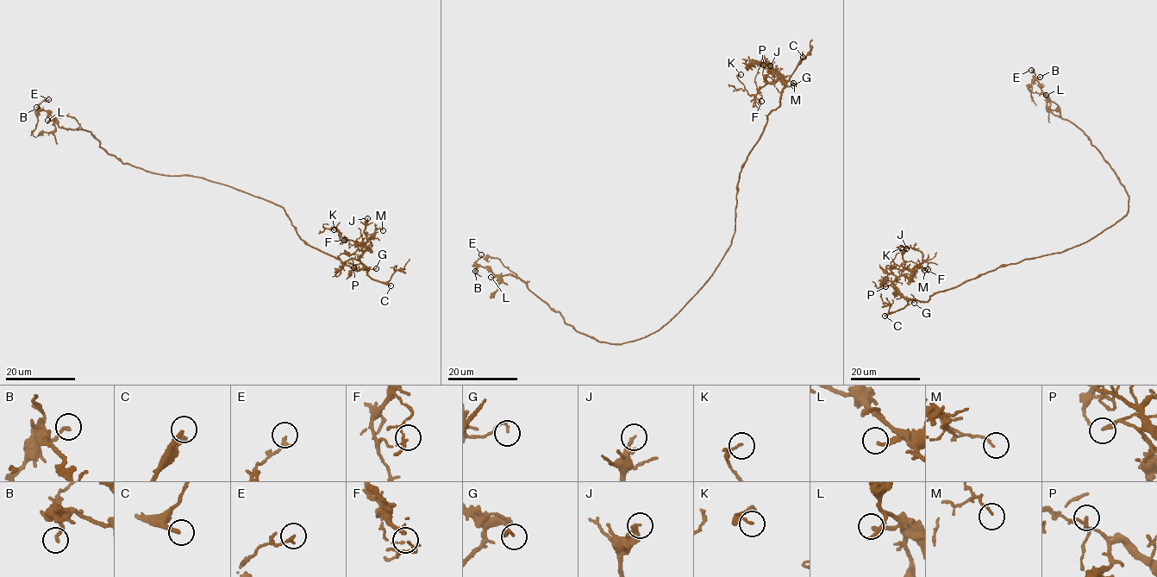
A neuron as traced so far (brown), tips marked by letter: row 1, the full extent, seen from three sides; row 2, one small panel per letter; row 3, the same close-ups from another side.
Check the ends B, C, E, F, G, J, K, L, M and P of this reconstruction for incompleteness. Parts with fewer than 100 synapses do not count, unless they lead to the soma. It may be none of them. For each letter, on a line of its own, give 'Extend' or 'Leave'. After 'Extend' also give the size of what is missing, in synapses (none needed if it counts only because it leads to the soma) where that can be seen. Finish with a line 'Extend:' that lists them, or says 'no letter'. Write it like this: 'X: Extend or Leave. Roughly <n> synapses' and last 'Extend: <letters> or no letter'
B: Leave
C: Extend
E: Leave
F: Leave
G: Leave
J: Leave
K: Leave
L: Leave
M: Leave
P: Leave
Extend: C

